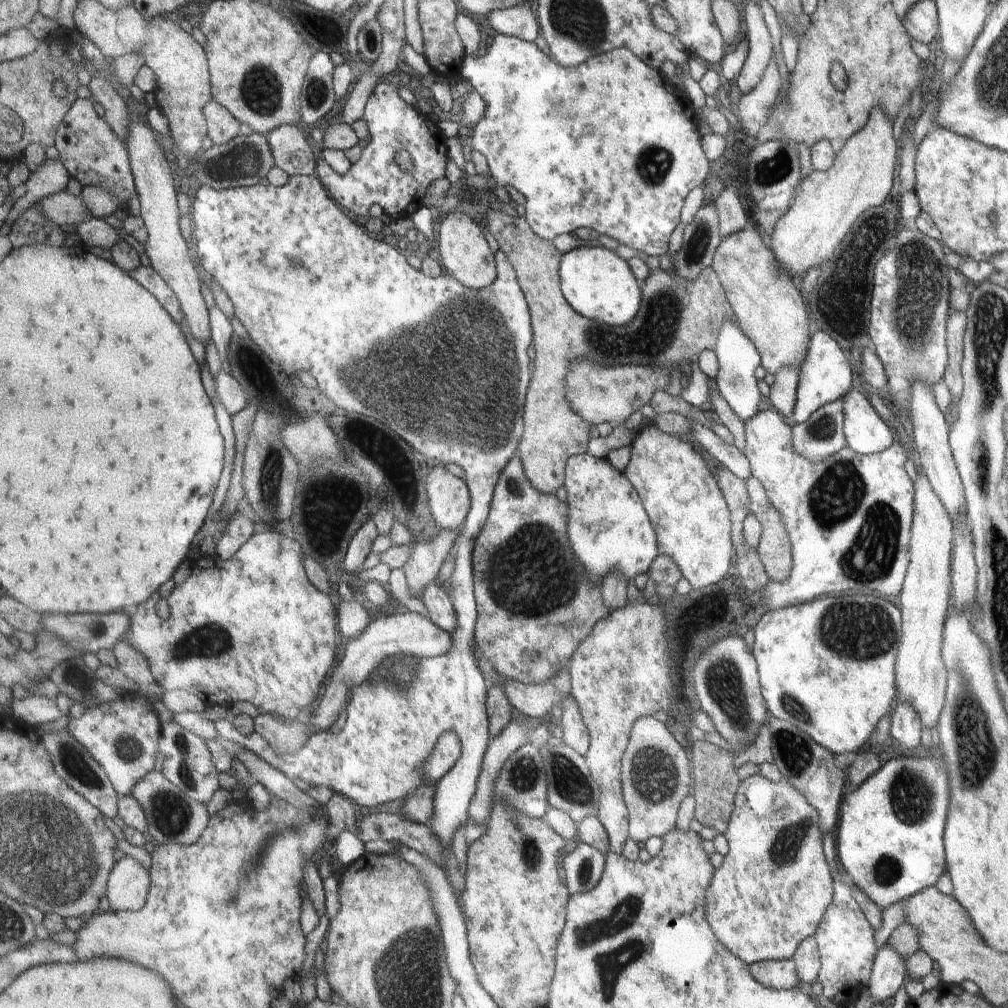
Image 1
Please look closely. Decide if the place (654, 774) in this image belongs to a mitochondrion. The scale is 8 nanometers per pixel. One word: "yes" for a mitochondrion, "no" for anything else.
yes

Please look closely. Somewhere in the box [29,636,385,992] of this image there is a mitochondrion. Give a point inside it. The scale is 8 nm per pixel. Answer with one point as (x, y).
(170, 815)

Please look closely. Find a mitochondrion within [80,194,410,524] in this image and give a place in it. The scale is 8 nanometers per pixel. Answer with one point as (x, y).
(270, 483)

